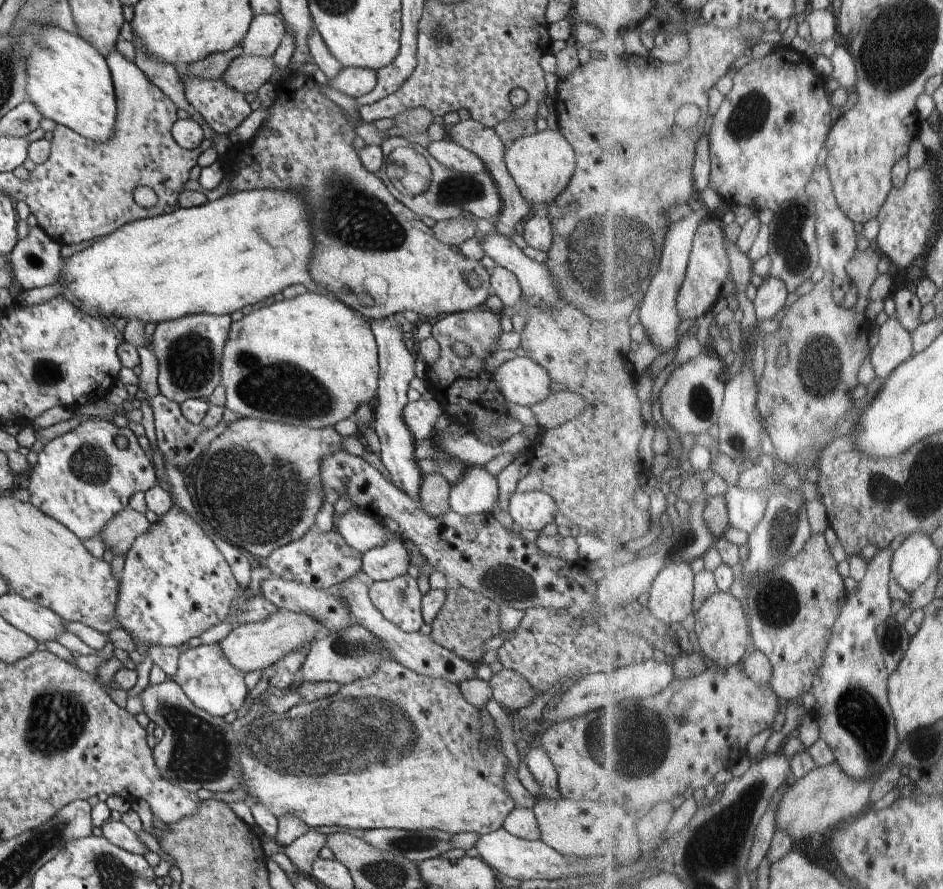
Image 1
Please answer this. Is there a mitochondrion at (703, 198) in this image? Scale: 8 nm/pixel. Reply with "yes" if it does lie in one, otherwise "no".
no

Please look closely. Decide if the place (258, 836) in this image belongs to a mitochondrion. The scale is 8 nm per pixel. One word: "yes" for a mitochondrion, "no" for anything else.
no

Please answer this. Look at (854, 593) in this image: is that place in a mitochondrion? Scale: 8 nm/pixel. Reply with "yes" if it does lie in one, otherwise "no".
no

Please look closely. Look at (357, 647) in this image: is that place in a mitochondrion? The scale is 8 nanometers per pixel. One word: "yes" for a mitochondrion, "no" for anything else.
yes

